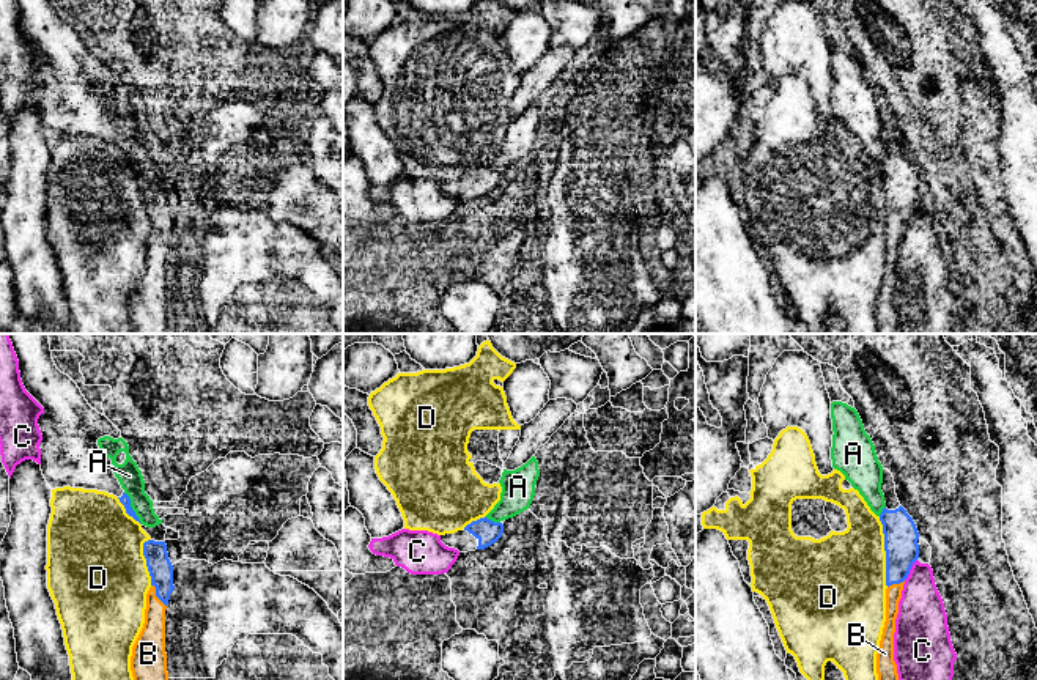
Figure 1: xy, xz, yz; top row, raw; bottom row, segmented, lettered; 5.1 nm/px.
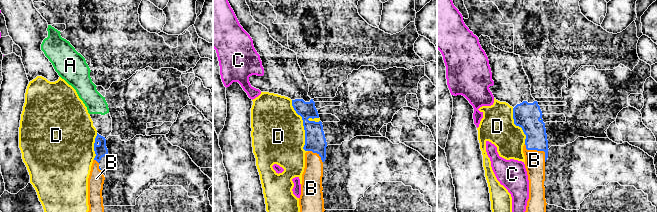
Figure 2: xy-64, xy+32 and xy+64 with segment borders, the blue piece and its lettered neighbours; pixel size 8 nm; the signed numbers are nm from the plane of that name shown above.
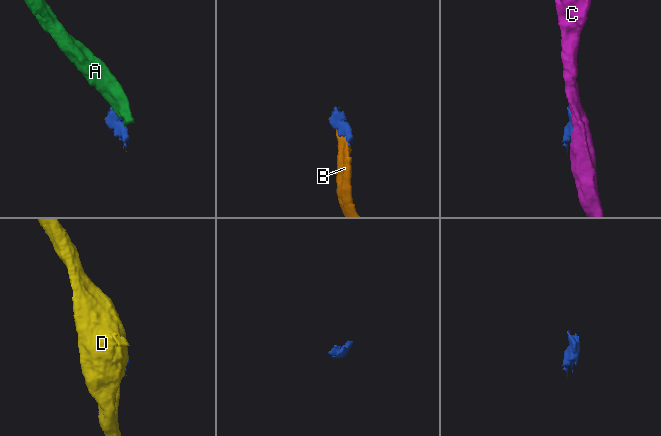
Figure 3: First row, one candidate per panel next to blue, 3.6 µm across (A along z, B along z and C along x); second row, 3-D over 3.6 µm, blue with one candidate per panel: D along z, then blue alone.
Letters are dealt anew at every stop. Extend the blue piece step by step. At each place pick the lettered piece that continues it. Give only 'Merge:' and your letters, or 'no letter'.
Merge: B

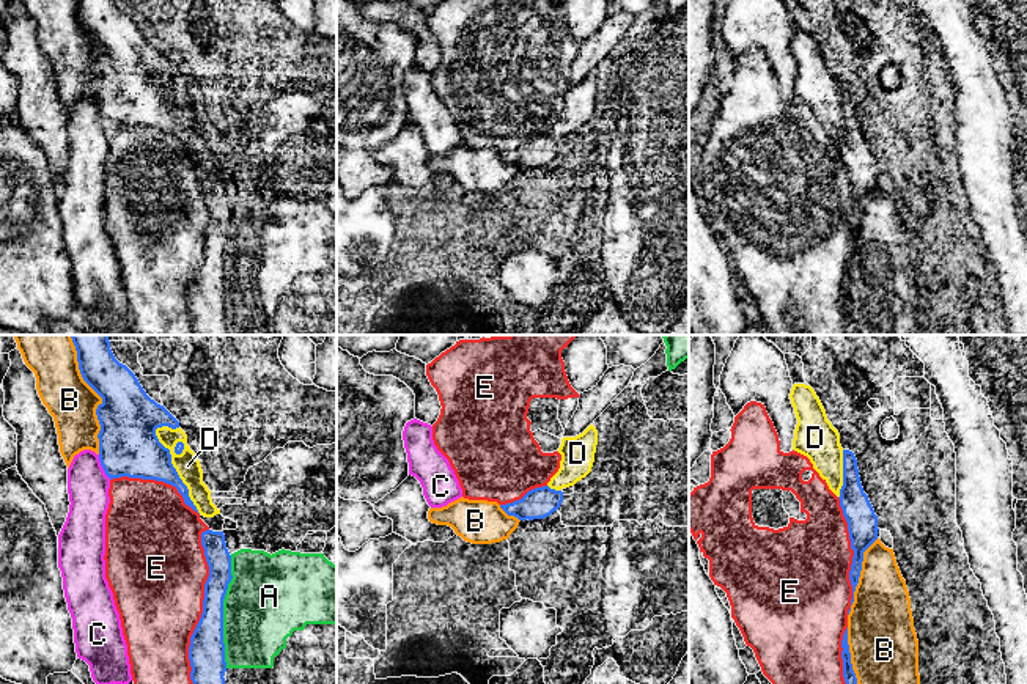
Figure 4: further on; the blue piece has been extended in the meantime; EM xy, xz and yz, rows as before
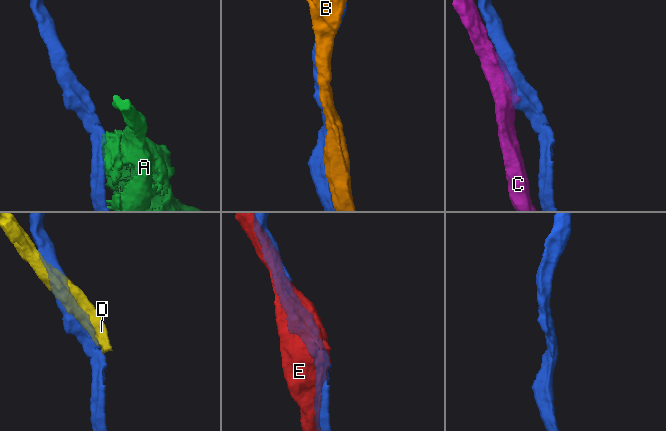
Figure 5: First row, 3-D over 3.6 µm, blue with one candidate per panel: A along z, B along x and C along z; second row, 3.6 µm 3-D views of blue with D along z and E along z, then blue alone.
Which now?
Merge: no letter

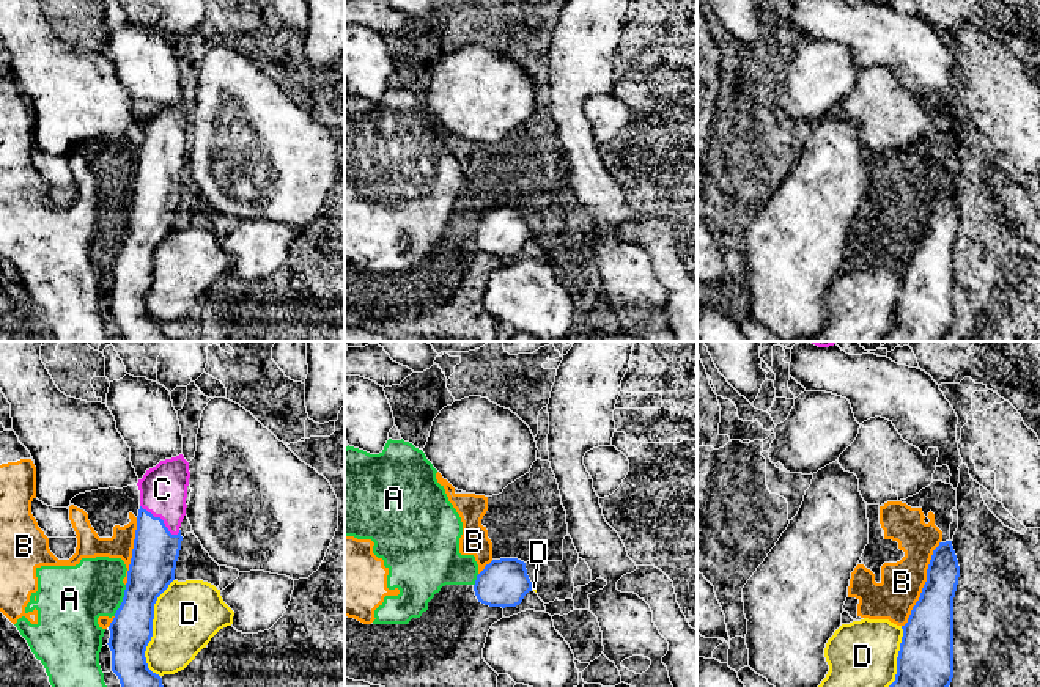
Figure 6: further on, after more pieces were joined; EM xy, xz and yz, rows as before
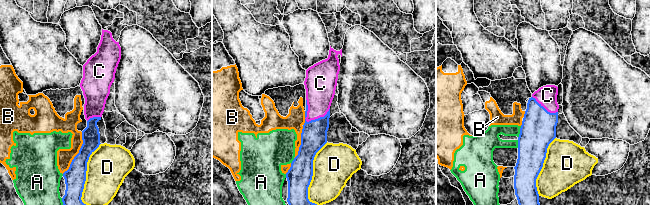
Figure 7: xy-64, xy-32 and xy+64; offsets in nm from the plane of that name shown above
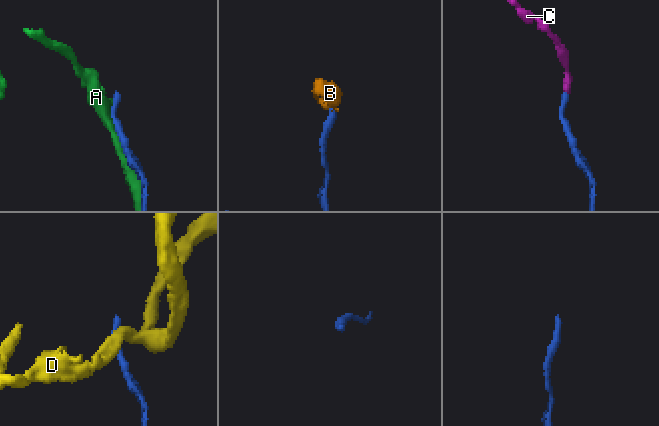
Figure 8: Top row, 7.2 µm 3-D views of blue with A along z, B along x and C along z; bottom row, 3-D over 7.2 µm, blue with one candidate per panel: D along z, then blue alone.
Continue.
Merge: C

